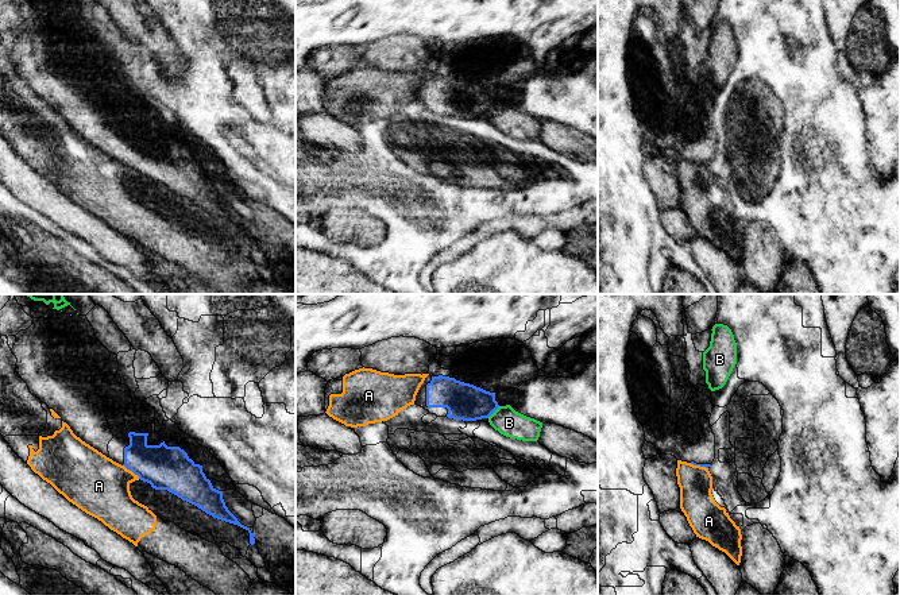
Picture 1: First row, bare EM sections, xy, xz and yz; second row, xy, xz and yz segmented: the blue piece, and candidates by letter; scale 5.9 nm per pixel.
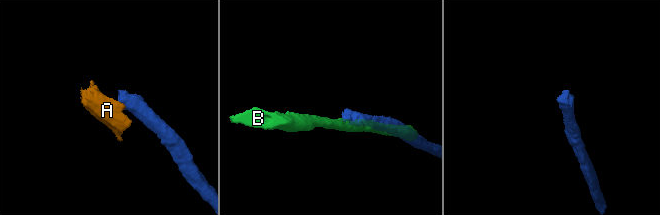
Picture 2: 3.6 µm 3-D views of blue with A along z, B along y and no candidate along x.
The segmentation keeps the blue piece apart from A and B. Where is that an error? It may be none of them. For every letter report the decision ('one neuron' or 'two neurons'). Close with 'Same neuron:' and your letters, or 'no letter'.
A: two neurons
B: two neurons
Same neuron: no letter

